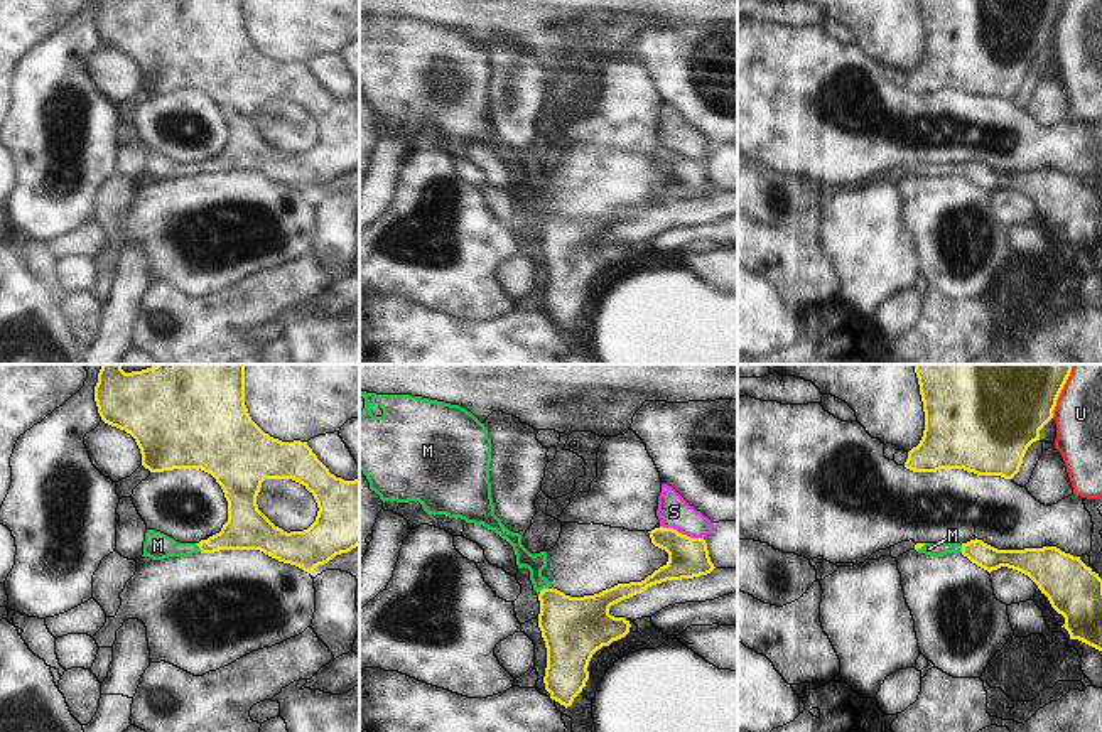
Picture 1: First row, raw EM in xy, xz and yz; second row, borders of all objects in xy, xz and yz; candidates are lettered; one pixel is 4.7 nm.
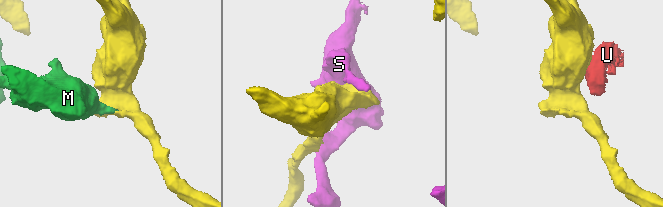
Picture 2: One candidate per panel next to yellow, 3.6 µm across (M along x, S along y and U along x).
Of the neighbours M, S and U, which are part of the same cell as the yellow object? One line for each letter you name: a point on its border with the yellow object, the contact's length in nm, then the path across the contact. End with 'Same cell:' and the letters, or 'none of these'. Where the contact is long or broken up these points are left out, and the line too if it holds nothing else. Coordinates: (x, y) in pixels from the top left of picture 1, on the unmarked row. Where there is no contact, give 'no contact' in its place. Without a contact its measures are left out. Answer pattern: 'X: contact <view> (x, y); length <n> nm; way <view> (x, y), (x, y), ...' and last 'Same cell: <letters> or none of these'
M: contact xz (544, 211); length 50 nm; way xz (574, 250), (557, 233), (544, 211), (535, 198), (535, 186)
Same cell: M

